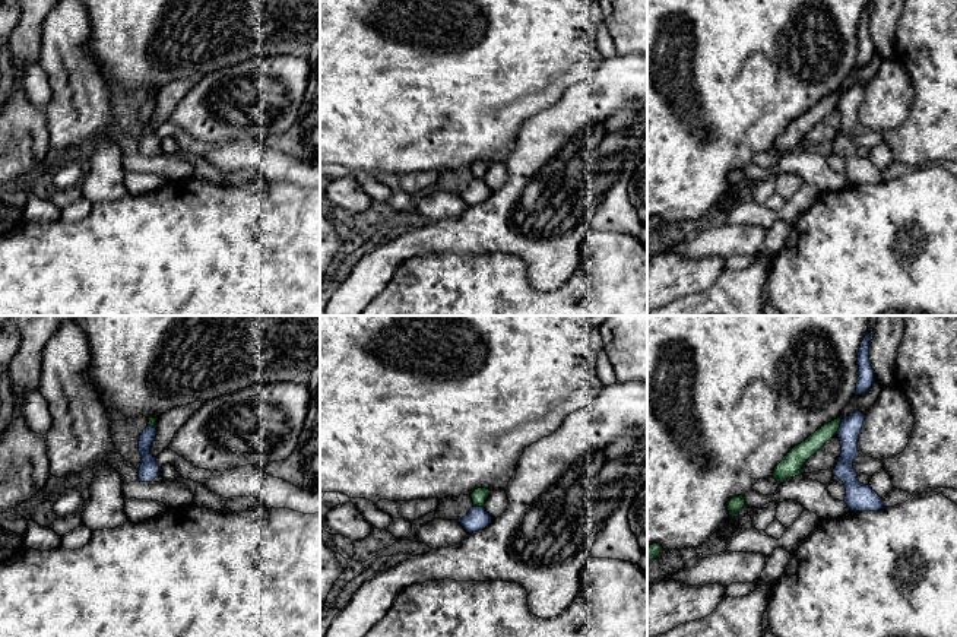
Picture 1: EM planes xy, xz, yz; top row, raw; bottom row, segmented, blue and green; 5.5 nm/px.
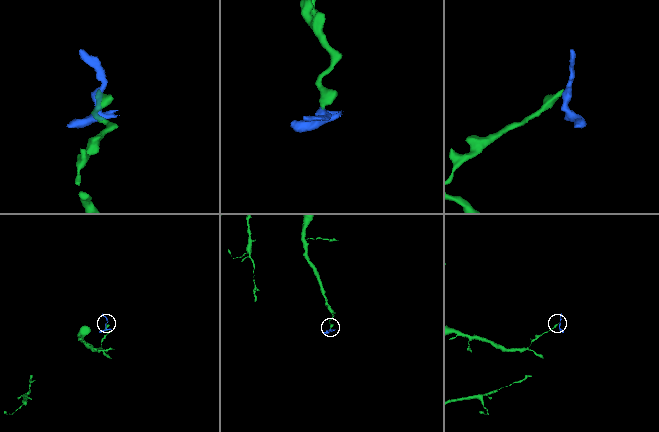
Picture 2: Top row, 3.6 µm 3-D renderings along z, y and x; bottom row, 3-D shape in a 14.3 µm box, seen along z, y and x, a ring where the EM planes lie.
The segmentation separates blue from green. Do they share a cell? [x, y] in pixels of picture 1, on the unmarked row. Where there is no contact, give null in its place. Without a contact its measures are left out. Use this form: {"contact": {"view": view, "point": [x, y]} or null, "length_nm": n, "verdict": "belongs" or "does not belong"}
{"contact": {"view": "yz", "point": [840, 100]}, "length_nm": 90, "verdict": "does not belong"}

